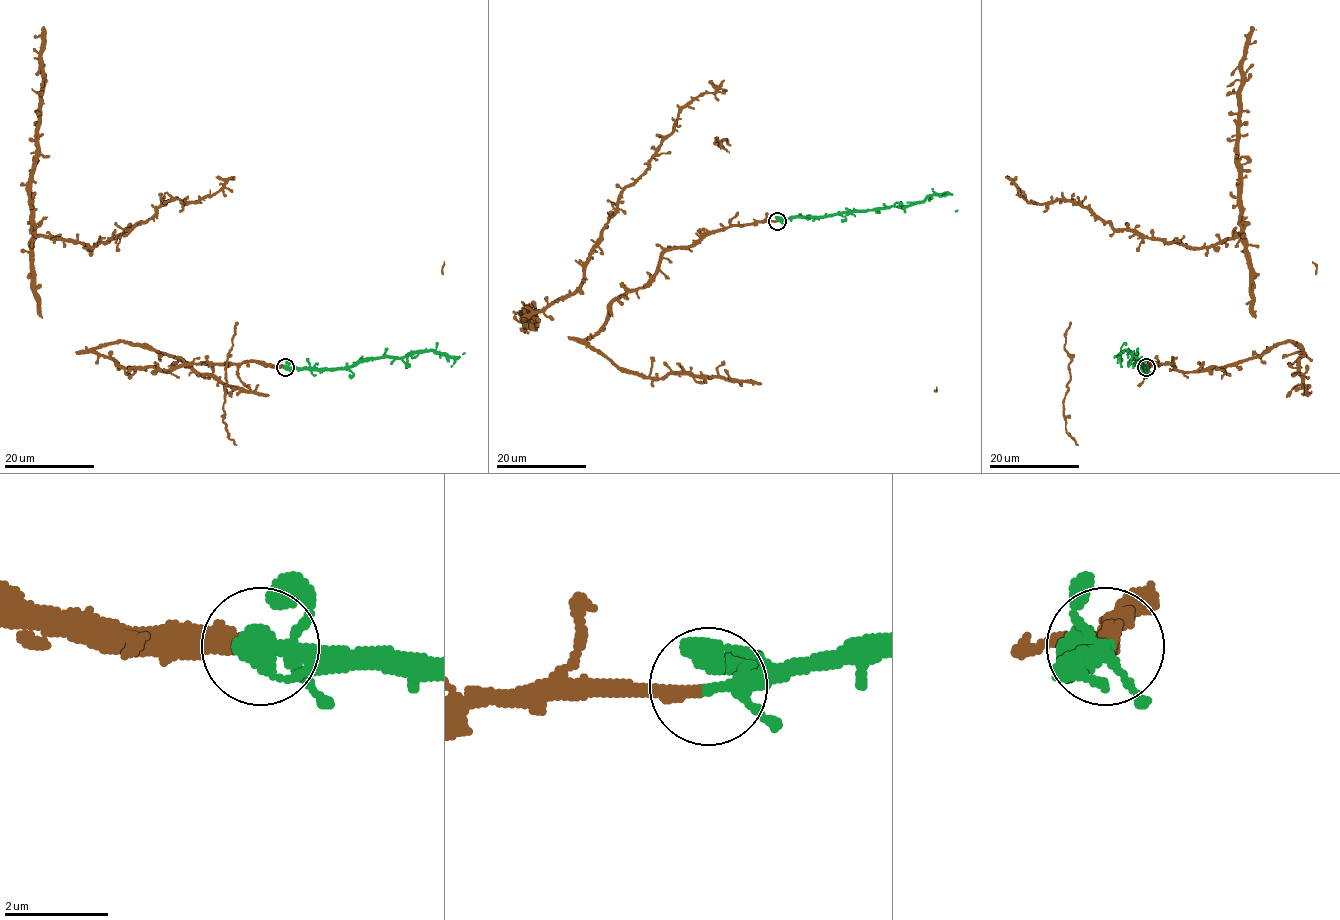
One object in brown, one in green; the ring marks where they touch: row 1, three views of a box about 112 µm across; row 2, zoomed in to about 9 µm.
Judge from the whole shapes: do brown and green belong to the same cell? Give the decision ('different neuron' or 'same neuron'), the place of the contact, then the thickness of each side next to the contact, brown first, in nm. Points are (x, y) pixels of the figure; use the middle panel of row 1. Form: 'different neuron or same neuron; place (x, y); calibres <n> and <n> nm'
same neuron; place (777, 221); calibres 300 and 240 nm

